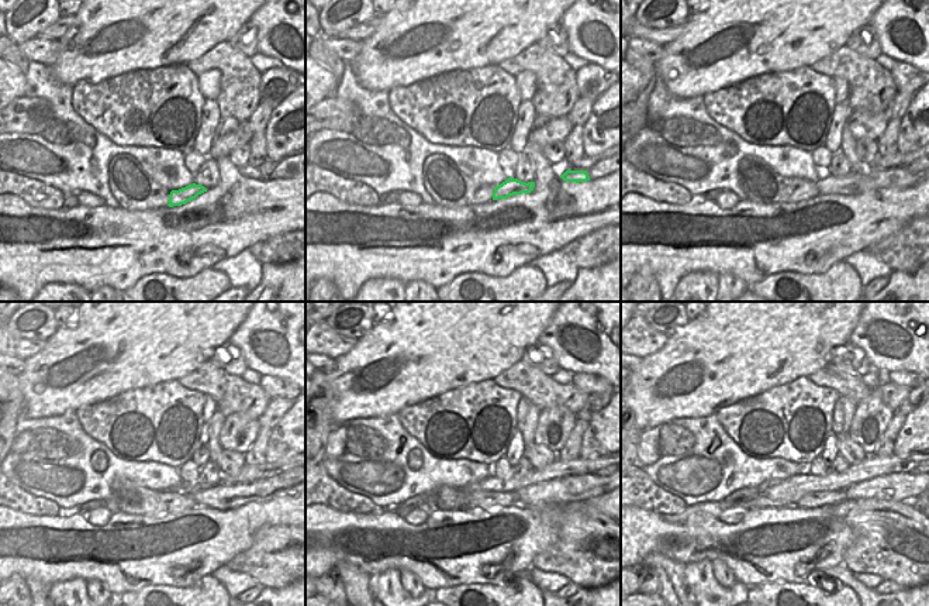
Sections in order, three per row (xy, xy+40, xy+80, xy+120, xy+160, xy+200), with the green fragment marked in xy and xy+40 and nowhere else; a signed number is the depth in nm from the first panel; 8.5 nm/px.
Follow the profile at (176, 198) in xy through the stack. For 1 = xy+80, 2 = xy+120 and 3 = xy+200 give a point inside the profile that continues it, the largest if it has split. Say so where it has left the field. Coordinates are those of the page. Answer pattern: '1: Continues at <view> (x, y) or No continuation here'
1: Continues at xy+80 (876, 178)
2: Continues at xy+120 (223, 496)
3: Continues at xy+200 (898, 486)

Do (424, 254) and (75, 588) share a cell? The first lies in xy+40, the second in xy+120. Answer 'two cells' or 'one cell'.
two cells

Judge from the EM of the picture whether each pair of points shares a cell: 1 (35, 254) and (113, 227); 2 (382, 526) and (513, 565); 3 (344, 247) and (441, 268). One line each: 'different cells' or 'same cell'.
1: same cell
2: same cell
3: same cell

